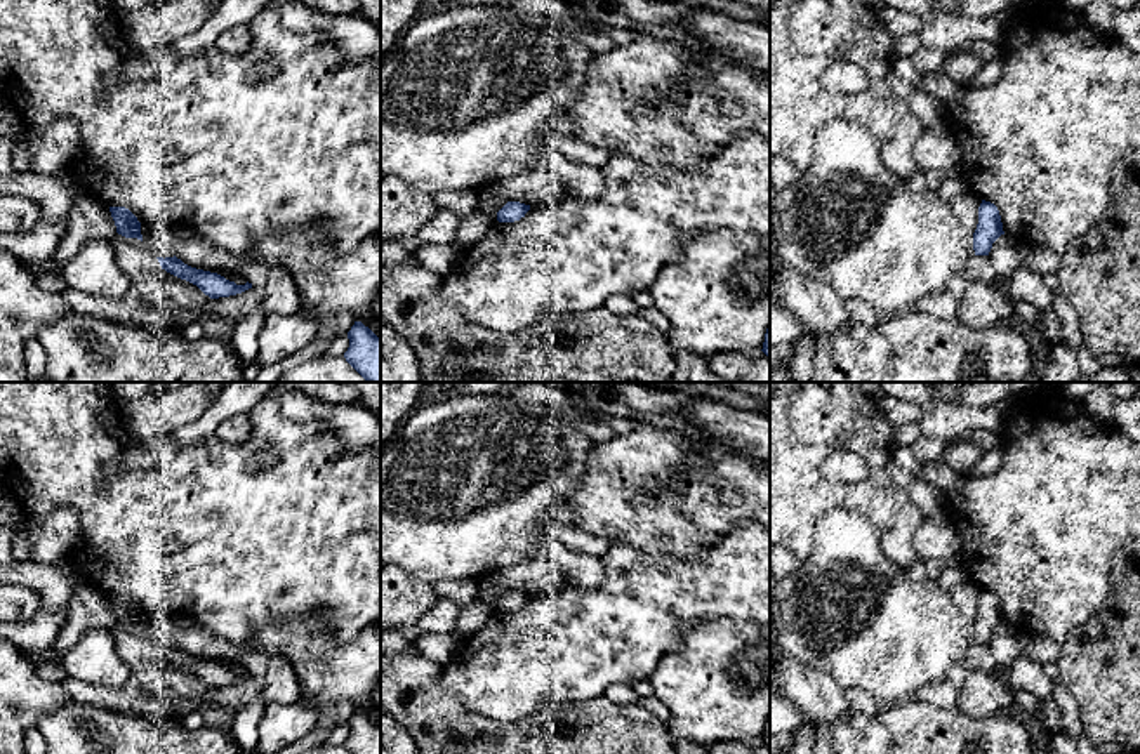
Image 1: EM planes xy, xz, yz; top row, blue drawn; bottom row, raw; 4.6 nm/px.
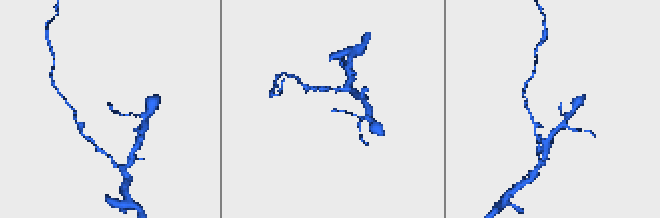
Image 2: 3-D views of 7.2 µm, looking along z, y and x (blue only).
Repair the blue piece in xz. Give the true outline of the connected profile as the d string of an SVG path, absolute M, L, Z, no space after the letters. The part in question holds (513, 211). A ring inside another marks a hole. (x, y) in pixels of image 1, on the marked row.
M507 202L499 212L497 221L499 222L514 222L525 217L525 214L530 210L530 205L520 203L520 202Z

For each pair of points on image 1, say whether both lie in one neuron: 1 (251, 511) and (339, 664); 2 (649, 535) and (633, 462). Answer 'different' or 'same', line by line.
1: different
2: same

